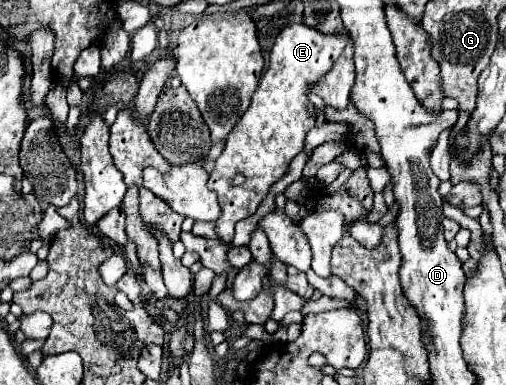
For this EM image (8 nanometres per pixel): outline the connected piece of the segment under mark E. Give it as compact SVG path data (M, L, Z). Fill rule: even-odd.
M303 23L287 25L277 35L269 55L269 67L259 81L251 105L227 135L225 151L215 161L215 169L209 177L209 189L217 193L221 207L221 217L217 219L215 229L219 241L231 243L235 223L257 211L269 193L269 187L285 175L291 159L303 151L305 135L315 127L315 115L311 111L313 105L307 101L305 91L311 81L317 81L323 73L327 73L327 69L331 69L347 45L347 39L347 33L325 35ZM237 173L245 177L245 183L233 185L233 177Z

